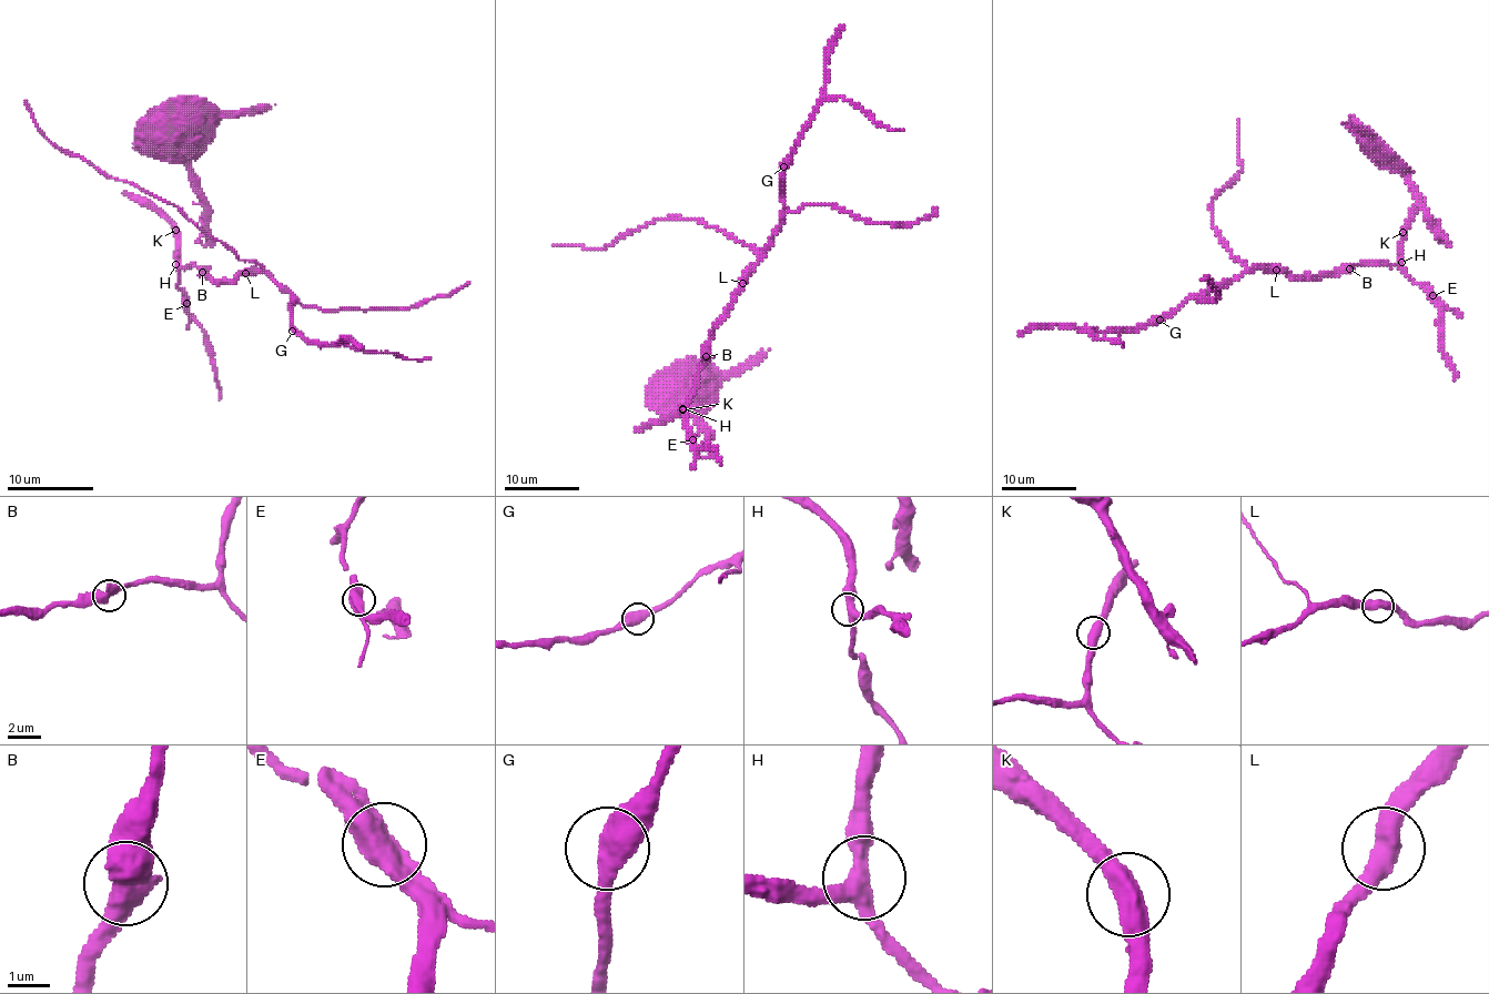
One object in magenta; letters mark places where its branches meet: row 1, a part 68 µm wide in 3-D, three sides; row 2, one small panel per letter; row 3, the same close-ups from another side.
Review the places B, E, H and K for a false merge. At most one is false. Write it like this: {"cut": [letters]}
{"cut": []}

